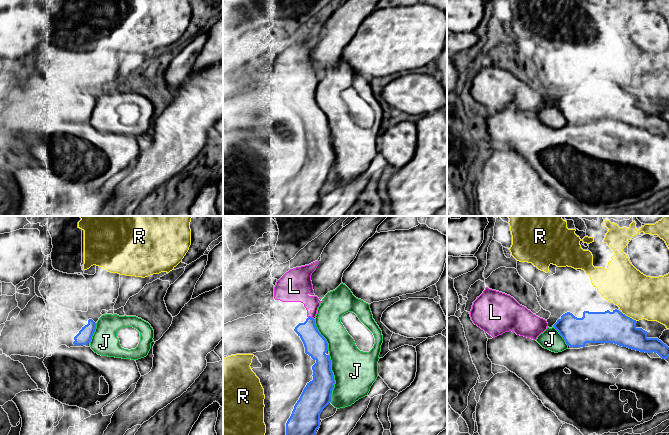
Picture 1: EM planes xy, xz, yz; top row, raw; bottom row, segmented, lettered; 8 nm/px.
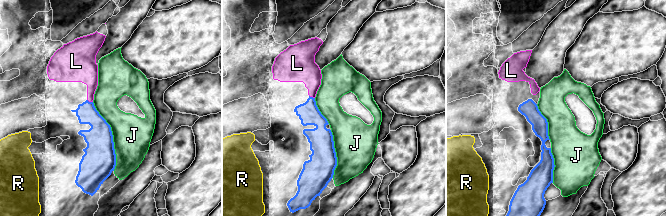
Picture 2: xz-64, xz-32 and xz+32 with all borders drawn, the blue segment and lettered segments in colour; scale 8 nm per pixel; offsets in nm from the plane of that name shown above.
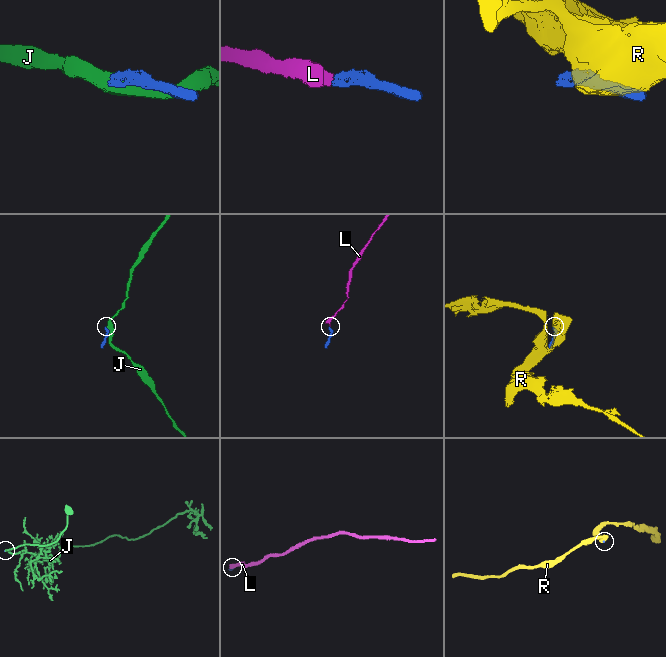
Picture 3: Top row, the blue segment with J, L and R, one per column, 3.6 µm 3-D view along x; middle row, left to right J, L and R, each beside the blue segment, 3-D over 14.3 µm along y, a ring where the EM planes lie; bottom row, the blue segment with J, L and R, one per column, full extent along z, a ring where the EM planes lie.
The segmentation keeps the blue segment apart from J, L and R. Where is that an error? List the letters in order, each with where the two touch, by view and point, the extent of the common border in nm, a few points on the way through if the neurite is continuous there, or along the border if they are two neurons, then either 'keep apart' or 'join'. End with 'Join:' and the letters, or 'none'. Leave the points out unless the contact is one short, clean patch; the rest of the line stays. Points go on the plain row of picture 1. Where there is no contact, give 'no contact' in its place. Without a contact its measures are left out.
J: meets blue in xz at (333, 155); contact 380 nm long; keep apart
L: meets blue in xz at (310, 93); contact 50 nm long; runs through xz (316, 122), (310, 112), (310, 93), (310, 80), (297, 65); join
R: meets blue in yz at (629, 93); contact 150 nm long; border along yz (621, 87), (636, 97); keep apart
Join: L

